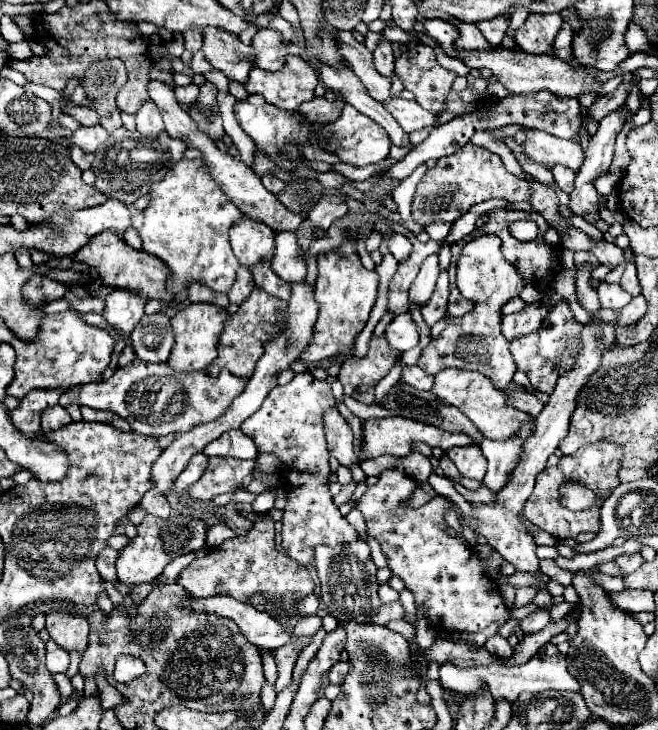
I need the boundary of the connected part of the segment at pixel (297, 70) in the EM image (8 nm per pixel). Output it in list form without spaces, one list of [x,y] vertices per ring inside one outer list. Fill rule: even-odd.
[[[288,56],[286,66],[278,72],[266,72],[254,68],[244,88],[248,94],[260,94],[266,102],[284,108],[298,110],[302,102],[314,98],[314,88],[320,82],[318,70],[300,56]]]

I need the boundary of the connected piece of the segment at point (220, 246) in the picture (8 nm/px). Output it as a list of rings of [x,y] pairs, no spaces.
[[[180,160],[174,168],[152,186],[150,204],[144,210],[144,224],[138,230],[144,250],[158,256],[174,272],[170,278],[170,292],[182,292],[192,282],[206,284],[216,292],[228,294],[238,260],[228,242],[228,230],[238,224],[240,210],[224,196],[222,188],[210,176],[202,160]]]

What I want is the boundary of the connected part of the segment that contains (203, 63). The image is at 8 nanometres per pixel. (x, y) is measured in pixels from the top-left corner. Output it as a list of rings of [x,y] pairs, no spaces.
[[[200,50],[200,52],[196,52],[196,54],[192,56],[190,68],[194,70],[194,74],[204,74],[204,72],[210,72],[210,70],[212,70],[212,66],[210,66],[210,64],[208,64],[208,60],[204,58],[204,52],[202,52],[202,50]]]

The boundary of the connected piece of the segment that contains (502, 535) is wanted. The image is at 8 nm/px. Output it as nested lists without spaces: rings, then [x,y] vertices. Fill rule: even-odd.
[[[594,318],[592,322],[588,322],[582,328],[582,350],[576,358],[576,362],[572,364],[572,368],[564,370],[558,378],[556,390],[550,394],[550,400],[546,404],[546,408],[540,412],[540,416],[536,418],[536,426],[534,426],[534,436],[530,436],[530,440],[526,440],[526,444],[522,444],[522,456],[516,464],[516,468],[512,470],[512,478],[510,482],[502,488],[502,492],[496,494],[496,502],[488,504],[480,510],[472,508],[470,502],[464,500],[464,496],[456,494],[452,500],[458,504],[460,512],[466,516],[474,516],[480,518],[478,524],[478,534],[482,534],[488,544],[510,564],[516,566],[516,570],[520,572],[536,572],[540,566],[540,560],[536,556],[536,542],[530,536],[528,528],[520,522],[520,514],[524,510],[526,498],[530,496],[530,492],[534,490],[534,480],[536,476],[546,468],[546,460],[556,452],[560,440],[566,436],[568,426],[570,426],[570,416],[578,404],[578,392],[588,384],[590,376],[600,368],[600,360],[602,360],[602,350],[608,348],[614,342],[614,324],[612,322],[604,322]],[[598,330],[602,330],[602,336],[598,338]]]

